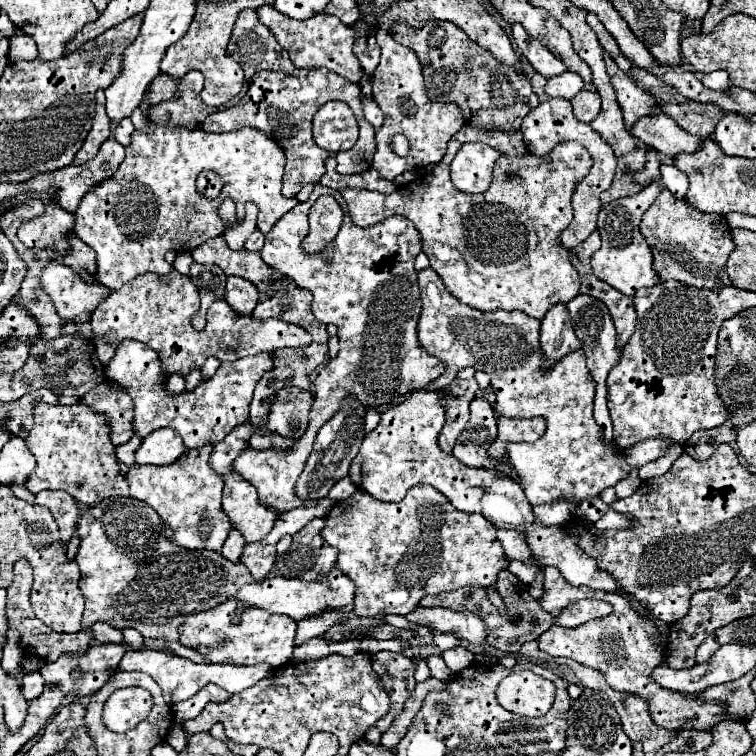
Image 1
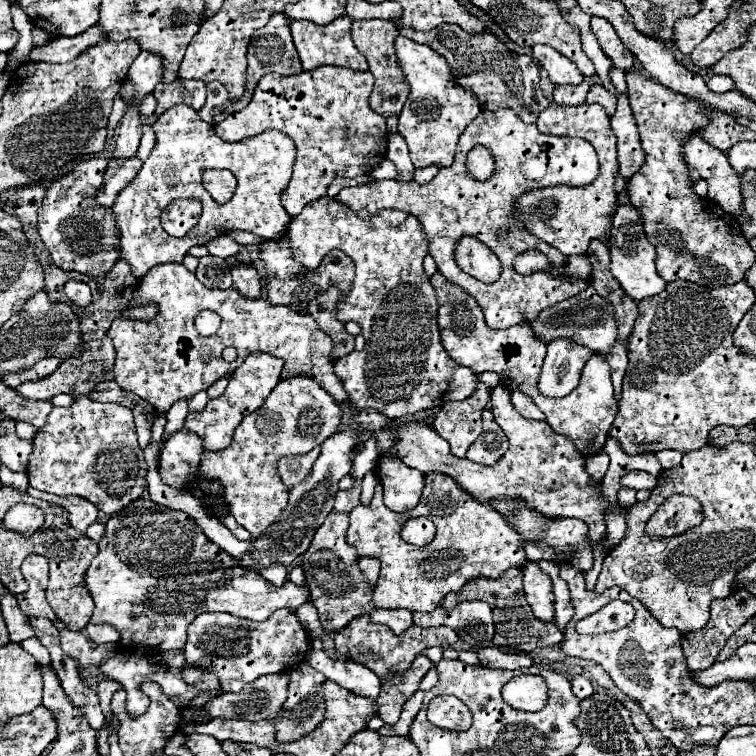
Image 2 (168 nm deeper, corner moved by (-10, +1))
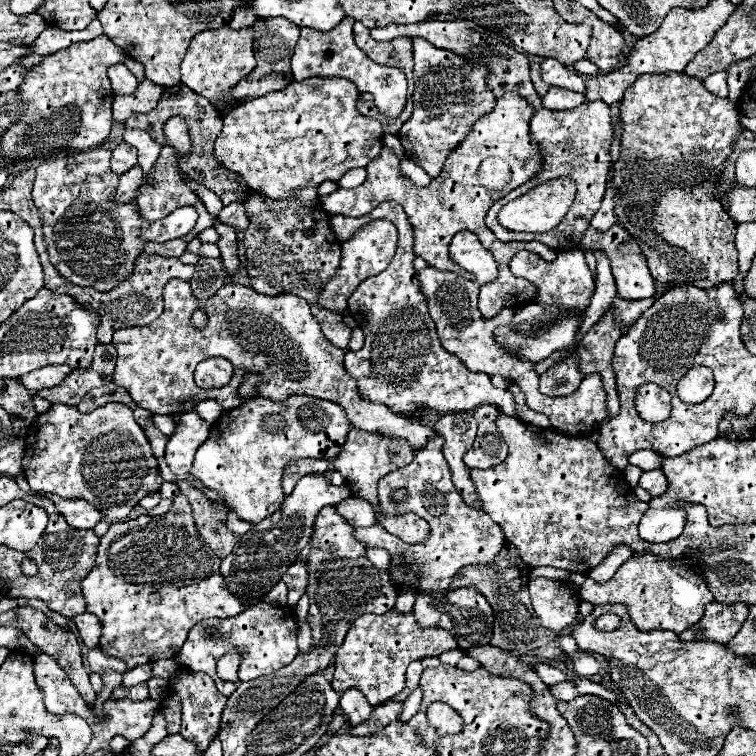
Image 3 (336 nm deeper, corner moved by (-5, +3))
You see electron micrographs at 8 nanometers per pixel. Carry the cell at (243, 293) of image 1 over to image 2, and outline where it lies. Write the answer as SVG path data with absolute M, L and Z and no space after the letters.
M251 265L235 267L231 275L233 275L233 289L237 289L241 295L253 297L253 299L261 297L261 277L255 267Z

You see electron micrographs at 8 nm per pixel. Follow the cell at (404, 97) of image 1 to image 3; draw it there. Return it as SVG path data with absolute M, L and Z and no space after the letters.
M422 37L414 39L414 77L418 81L416 89L414 89L414 115L410 117L410 121L406 121L400 129L400 141L406 149L406 157L412 159L416 165L420 165L430 177L438 177L442 171L442 165L446 161L446 157L450 155L452 149L456 149L472 131L472 125L486 113L490 113L496 105L496 97L494 93L488 89L486 77L490 75L490 67L488 65L474 65L470 61L466 61L464 57L446 51L446 49L438 49L432 43L428 43Z

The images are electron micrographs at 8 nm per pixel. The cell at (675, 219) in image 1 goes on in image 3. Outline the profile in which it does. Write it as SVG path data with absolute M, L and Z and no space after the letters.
M686 73L642 75L624 93L620 103L620 157L612 173L616 187L614 213L618 223L640 245L656 283L712 289L720 283L730 283L738 275L738 251L734 245L736 223L726 215L718 191L724 163L742 133L738 111L734 109L736 105L730 99L712 95L700 79L688 77Z

